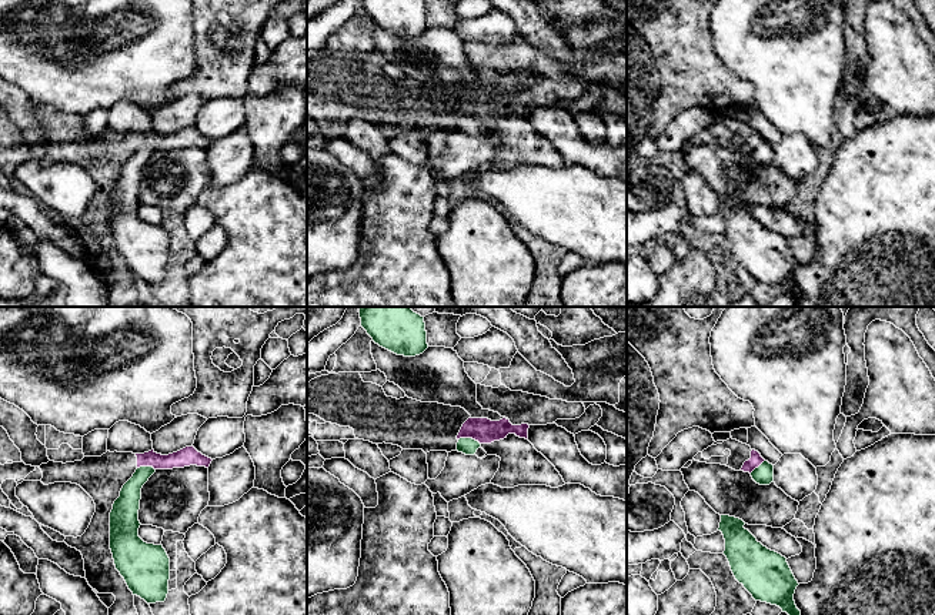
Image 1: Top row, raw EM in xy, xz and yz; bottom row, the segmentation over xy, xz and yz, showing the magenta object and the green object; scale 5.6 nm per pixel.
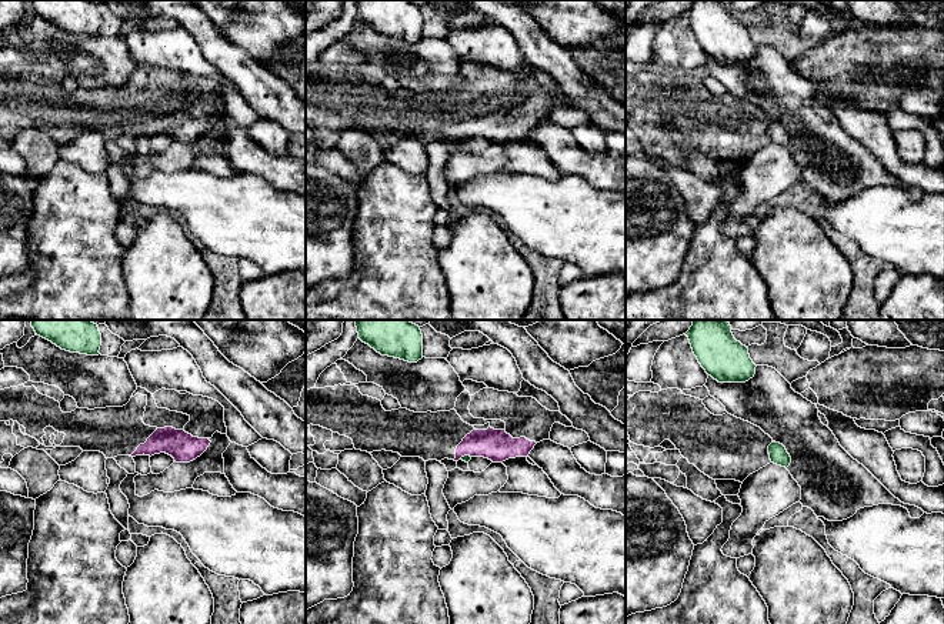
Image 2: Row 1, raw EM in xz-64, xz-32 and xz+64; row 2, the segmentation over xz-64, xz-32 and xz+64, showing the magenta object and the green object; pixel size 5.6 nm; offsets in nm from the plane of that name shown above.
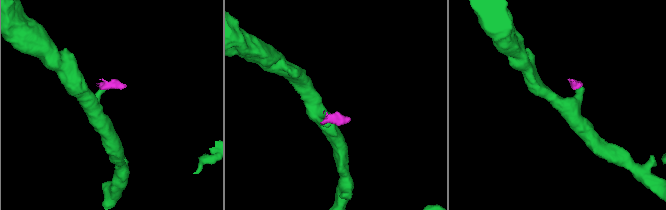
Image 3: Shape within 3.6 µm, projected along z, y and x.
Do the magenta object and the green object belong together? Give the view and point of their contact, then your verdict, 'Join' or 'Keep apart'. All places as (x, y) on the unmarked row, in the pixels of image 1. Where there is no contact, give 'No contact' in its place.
Touches magenta at xz (470, 117). Keep apart

